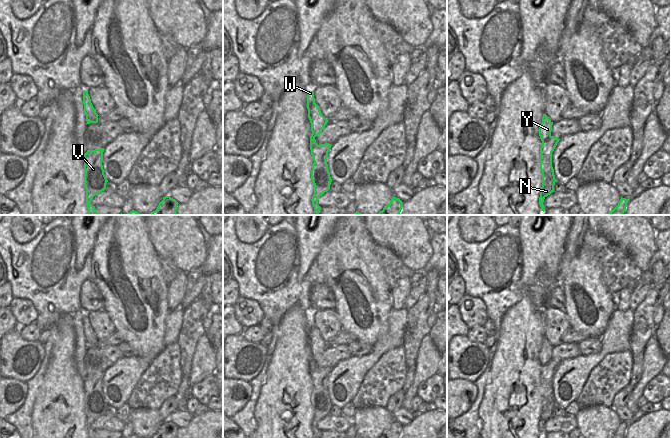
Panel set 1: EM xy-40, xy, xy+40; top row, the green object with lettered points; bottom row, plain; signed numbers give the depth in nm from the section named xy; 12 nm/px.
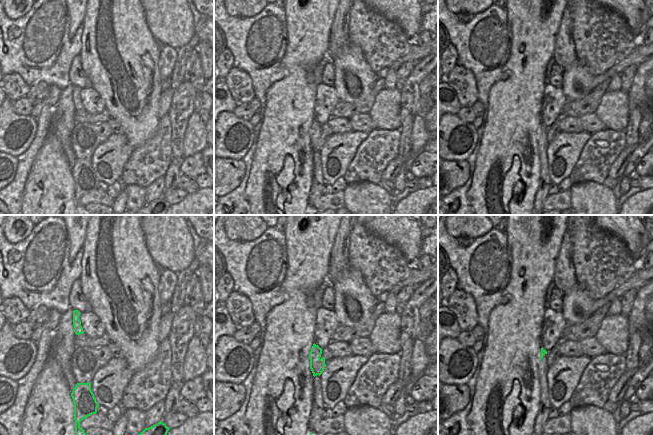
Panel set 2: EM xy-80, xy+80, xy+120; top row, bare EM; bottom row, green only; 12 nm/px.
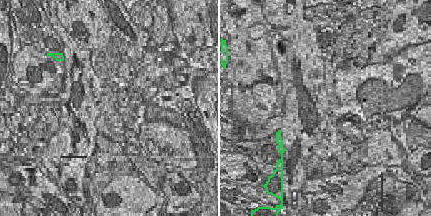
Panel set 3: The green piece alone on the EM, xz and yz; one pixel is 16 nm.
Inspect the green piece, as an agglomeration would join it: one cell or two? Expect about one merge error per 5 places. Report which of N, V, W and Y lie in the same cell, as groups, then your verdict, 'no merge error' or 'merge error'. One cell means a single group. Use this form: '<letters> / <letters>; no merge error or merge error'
N V / W Y; merge error

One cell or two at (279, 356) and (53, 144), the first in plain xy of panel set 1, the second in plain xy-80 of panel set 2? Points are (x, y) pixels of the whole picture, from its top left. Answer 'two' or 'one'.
one

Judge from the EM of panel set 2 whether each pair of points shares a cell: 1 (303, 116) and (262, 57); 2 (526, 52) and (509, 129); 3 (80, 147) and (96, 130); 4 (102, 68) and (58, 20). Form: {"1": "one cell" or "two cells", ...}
{"1": "two cells", "2": "one cell", "3": "one cell", "4": "two cells"}

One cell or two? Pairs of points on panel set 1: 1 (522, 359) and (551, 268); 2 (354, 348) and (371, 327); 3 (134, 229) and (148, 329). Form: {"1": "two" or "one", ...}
{"1": "one", "2": "two", "3": "one"}

